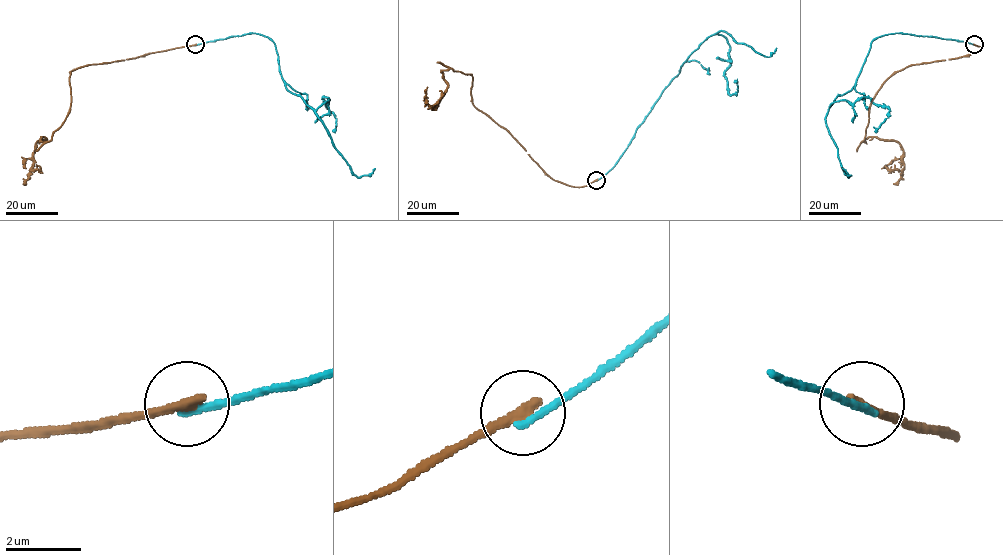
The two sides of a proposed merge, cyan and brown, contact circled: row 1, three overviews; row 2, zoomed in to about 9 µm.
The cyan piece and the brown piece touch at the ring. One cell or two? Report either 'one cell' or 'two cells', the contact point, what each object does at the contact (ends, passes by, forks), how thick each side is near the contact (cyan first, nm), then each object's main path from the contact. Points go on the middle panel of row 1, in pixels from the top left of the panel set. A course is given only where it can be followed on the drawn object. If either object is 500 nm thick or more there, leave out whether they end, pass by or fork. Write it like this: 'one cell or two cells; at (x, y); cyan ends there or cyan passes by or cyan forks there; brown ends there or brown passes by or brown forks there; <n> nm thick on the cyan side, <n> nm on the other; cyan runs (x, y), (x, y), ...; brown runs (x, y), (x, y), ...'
two cells; at (596, 180); cyan ends there; brown ends there; 200 nm thick on the cyan side, 300 nm on the other; cyan runs (596, 180), (709, 36), (722, 35), (729, 46), (724, 76), (730, 94), (737, 93), (735, 79); brown runs (596, 180), (577, 187), (552, 179), (474, 106), (471, 74), (442, 71), (446, 91), (433, 109), (439, 90)

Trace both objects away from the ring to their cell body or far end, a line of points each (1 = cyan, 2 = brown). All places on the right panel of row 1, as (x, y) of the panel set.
1: (974, 45), (901, 33), (877, 37), (854, 85), (828, 108), (863, 97), (885, 106), (888, 117), (874, 131)
2: (974, 44), (979, 51), (910, 65), (882, 84), (863, 140), (899, 143), (904, 167), (884, 166)

